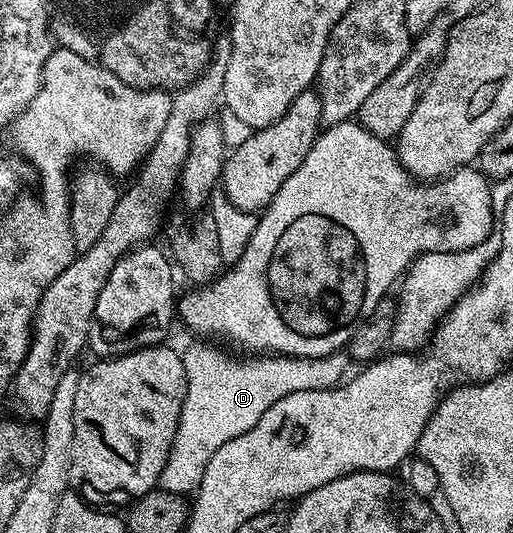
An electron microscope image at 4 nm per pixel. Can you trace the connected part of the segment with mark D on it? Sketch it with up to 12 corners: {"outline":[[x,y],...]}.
{"outline":[[215,343],[182,352],[186,398],[159,487],[195,493],[214,453],[278,398],[350,365]]}

